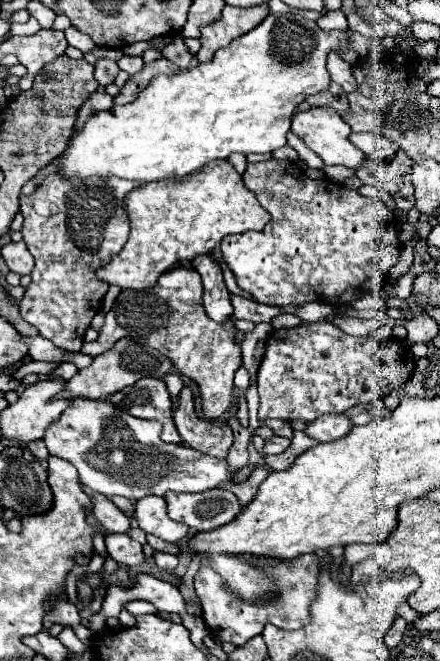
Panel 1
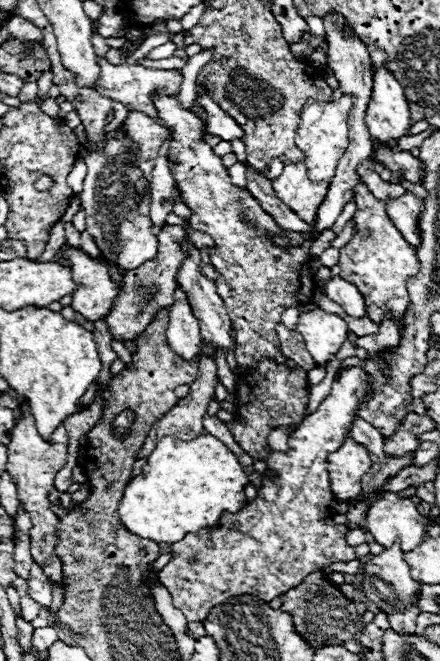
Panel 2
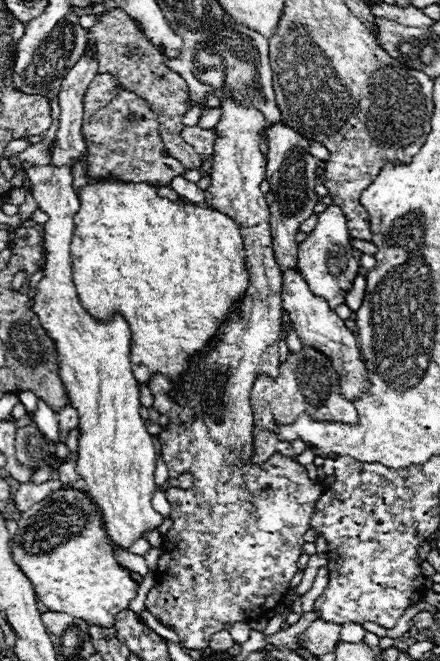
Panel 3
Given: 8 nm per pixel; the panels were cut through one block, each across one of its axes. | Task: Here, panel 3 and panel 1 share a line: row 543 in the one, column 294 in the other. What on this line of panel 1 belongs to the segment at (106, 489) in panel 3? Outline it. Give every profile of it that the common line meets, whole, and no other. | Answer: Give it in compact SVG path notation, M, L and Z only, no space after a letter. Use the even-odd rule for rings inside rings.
M318 106L318 108L310 108L306 112L296 112L292 116L292 132L304 140L304 144L316 152L322 162L326 166L334 166L334 164L342 164L342 166L348 166L348 168L358 168L364 160L364 152L358 150L350 140L350 126L334 112L334 108L330 106Z

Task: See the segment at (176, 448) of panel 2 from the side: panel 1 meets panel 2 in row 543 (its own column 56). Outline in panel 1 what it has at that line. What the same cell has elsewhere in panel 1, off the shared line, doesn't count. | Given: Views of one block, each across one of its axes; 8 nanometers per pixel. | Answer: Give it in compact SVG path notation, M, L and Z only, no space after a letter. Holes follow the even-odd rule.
M268 14L266 20L256 26L254 30L250 30L248 34L232 40L226 48L220 48L214 58L210 62L200 62L196 66L192 66L190 70L182 70L178 74L172 74L172 76L156 76L152 78L152 82L138 94L138 98L130 104L124 104L124 106L114 106L110 112L94 112L86 124L82 128L74 128L74 134L72 138L68 140L68 146L66 150L56 158L58 166L56 166L56 174L62 176L62 178L80 178L80 180L86 180L86 178L112 178L112 176L118 176L118 178L126 178L126 180L138 180L138 182L160 182L160 180L184 180L188 176L192 176L194 172L198 172L200 168L204 168L206 164L210 164L212 160L218 160L218 158L228 158L230 154L234 152L240 152L240 154L250 154L250 152L272 152L280 146L286 144L286 134L290 130L290 116L294 114L296 106L308 96L308 94L316 94L316 92L322 92L328 88L330 84L330 76L326 72L326 56L328 52L336 50L340 46L340 34L326 34L322 32L316 22L312 20L306 20L304 16L300 14Z

